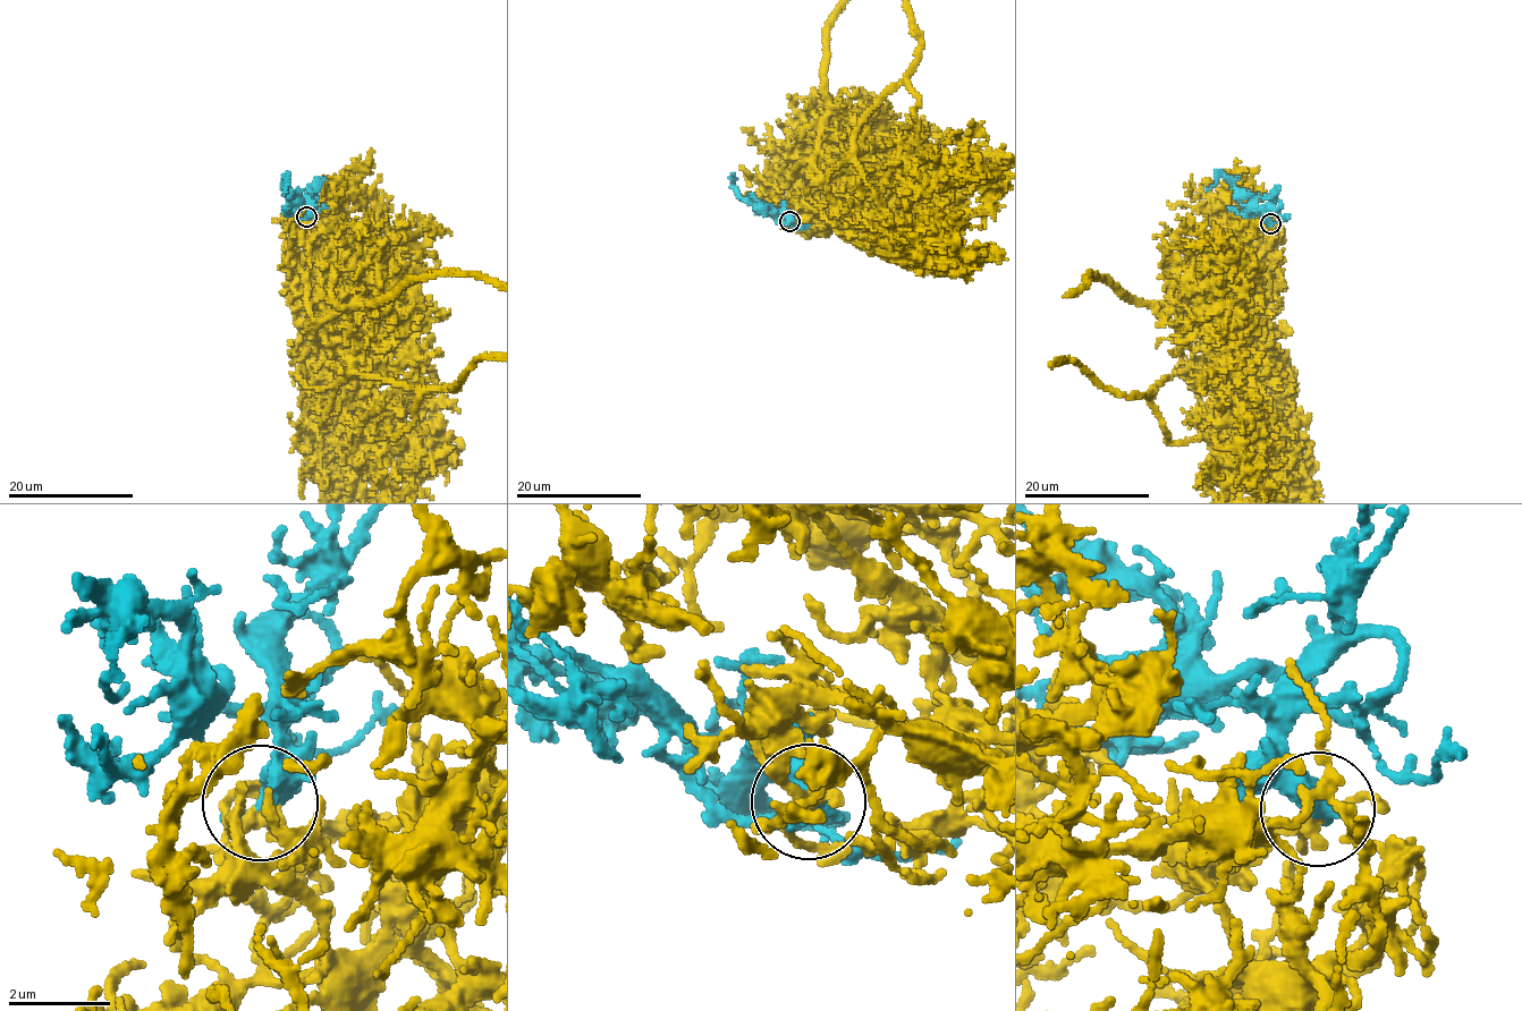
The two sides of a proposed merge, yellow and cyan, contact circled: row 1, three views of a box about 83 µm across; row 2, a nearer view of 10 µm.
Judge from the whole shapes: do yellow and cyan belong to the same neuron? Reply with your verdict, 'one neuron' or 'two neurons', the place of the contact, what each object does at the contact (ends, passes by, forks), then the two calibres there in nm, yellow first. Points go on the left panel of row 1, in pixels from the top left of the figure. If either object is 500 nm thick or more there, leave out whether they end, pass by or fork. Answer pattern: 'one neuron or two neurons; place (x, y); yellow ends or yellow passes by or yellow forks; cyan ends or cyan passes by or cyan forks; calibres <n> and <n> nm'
one neuron; place (306, 217); calibres 200 and 550 nm

